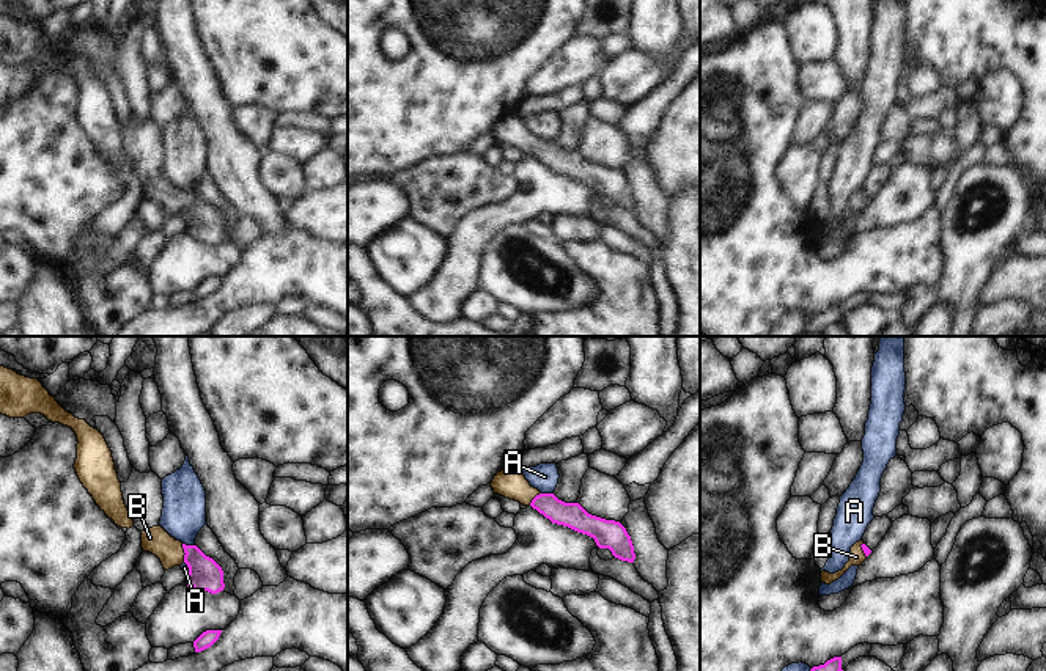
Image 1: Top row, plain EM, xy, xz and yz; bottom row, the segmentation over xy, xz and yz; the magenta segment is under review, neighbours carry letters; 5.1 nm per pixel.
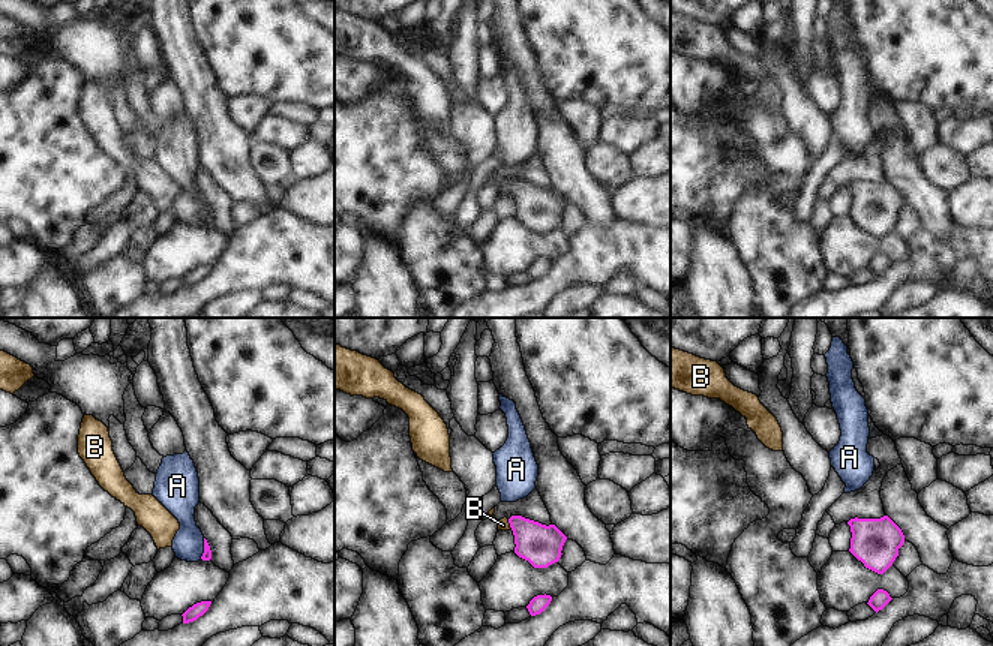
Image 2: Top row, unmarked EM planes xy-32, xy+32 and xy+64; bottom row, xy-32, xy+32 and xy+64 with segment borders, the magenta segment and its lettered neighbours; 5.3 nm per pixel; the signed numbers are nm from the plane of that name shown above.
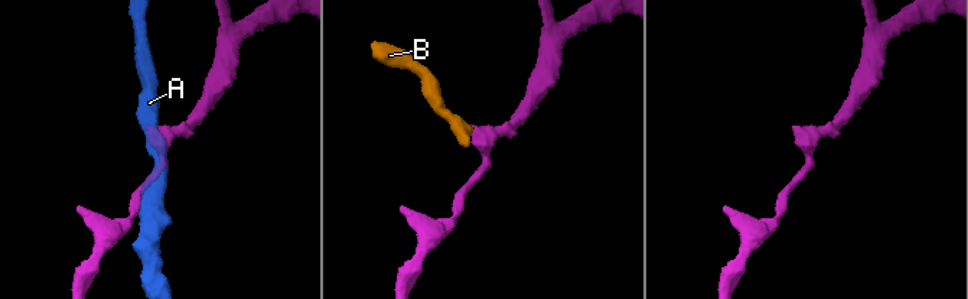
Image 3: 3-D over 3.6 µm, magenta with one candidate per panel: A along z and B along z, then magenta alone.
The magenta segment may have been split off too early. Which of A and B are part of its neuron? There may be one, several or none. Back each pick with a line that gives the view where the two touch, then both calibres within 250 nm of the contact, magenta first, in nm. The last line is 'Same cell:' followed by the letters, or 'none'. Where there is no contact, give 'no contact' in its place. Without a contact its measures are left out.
B: contact in xy; calibres 170 and 140 nm
Same cell: B

